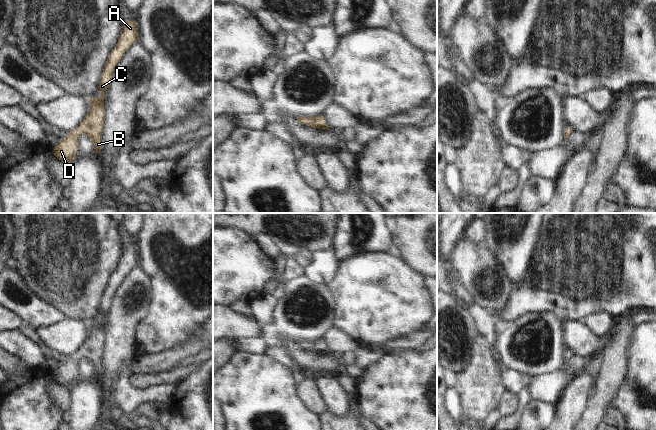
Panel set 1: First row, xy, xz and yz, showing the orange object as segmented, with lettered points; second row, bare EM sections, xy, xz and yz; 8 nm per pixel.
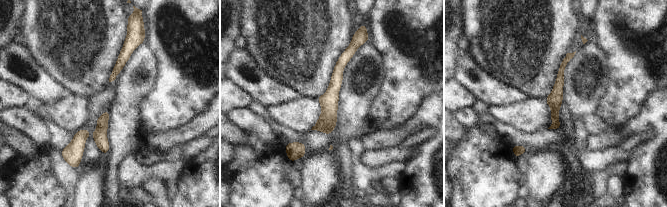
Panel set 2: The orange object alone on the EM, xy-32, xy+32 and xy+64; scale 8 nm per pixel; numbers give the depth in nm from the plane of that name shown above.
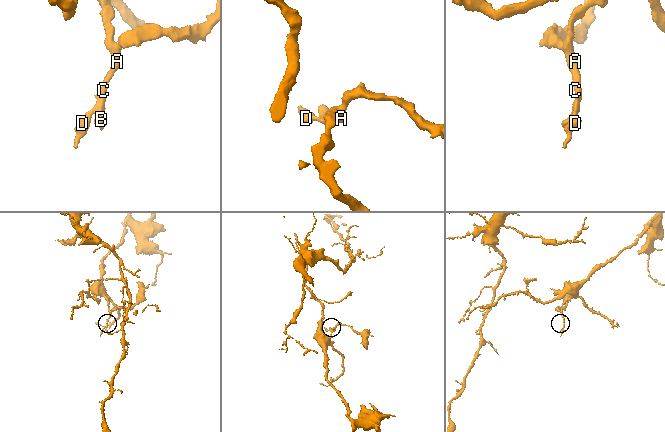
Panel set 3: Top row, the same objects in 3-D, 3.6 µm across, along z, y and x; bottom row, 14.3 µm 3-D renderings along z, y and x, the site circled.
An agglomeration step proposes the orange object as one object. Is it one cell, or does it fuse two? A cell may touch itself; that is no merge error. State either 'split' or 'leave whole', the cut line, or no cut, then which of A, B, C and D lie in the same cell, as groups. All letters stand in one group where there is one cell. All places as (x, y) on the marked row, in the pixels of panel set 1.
leave whole; no cut; A B C D

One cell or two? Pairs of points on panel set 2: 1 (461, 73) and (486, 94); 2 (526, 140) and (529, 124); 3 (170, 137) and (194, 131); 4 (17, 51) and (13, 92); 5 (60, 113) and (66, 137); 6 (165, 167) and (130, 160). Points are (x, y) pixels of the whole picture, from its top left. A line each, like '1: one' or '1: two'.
1: one
2: two
3: one
4: two
5: two
6: one

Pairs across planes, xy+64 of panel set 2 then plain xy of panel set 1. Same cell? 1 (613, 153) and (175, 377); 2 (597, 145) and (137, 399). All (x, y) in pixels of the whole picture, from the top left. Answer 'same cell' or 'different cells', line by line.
1: same cell
2: different cells

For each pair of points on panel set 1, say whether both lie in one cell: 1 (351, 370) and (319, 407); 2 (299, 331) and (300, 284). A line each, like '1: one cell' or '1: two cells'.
1: two cells
2: one cell

